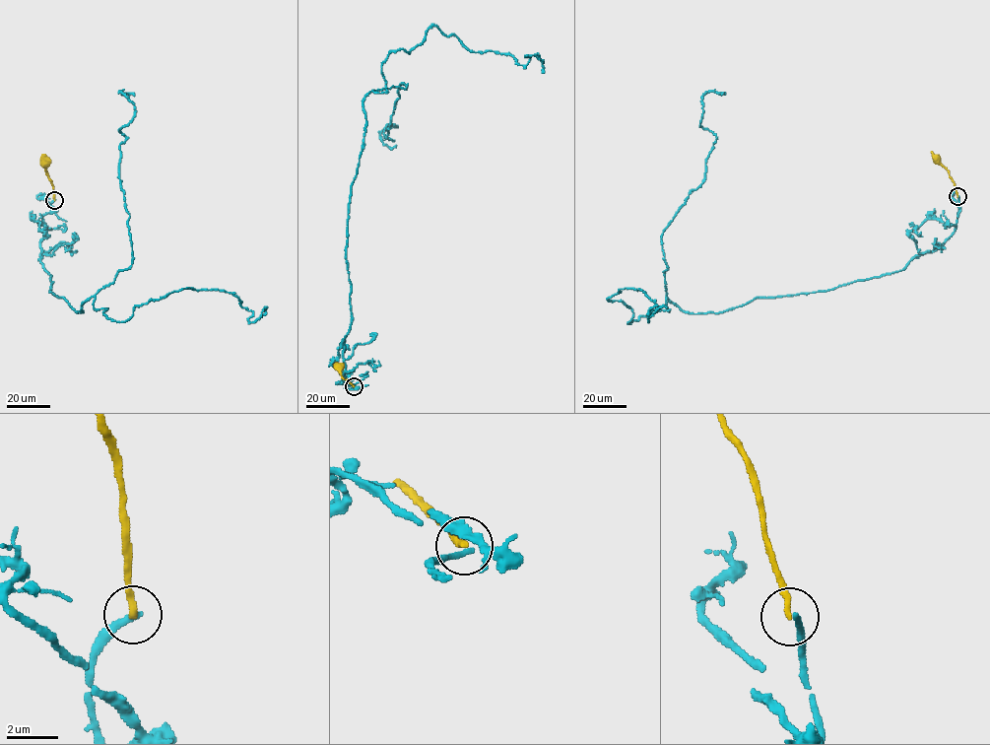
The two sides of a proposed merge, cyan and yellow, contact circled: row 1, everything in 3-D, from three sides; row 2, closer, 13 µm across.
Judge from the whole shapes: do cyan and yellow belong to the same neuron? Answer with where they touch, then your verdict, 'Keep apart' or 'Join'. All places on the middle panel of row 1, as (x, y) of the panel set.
Place: (354, 386). Keep apart

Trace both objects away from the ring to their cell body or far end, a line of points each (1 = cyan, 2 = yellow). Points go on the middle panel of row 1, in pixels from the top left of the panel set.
1: (354, 387), (348, 206), (381, 63), (435, 25), (475, 52), (535, 55), (543, 73)
2: (354, 386), (341, 375), (339, 367)

